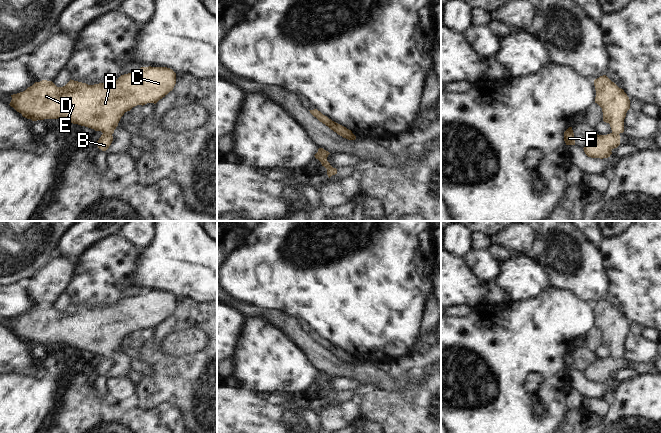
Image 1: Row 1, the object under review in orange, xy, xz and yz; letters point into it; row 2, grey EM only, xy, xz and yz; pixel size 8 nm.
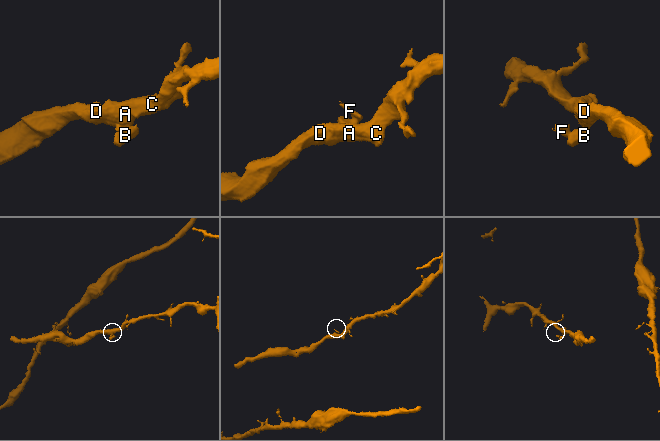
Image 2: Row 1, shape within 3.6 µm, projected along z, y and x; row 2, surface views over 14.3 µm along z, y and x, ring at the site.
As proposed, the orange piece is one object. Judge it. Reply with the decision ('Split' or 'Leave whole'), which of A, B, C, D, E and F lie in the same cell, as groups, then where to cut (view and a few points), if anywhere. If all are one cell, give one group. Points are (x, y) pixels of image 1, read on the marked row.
Split. Groups: A C D E / B F. Split along xy (103, 132), (111, 135).

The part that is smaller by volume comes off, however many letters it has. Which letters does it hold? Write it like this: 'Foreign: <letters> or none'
Foreign: B, F

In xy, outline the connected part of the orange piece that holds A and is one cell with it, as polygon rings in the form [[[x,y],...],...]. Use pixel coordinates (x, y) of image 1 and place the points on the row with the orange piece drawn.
[[[141,67],[135,73],[121,75],[115,81],[94,85],[71,79],[63,87],[57,87],[52,81],[47,80],[35,82],[25,91],[11,95],[9,105],[32,121],[61,118],[112,135],[125,112],[137,105],[156,104],[173,90],[175,84],[176,73],[172,69]]]

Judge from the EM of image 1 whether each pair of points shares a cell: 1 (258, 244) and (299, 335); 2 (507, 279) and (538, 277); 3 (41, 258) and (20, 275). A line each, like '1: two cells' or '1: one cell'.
1: two cells
2: one cell
3: one cell

